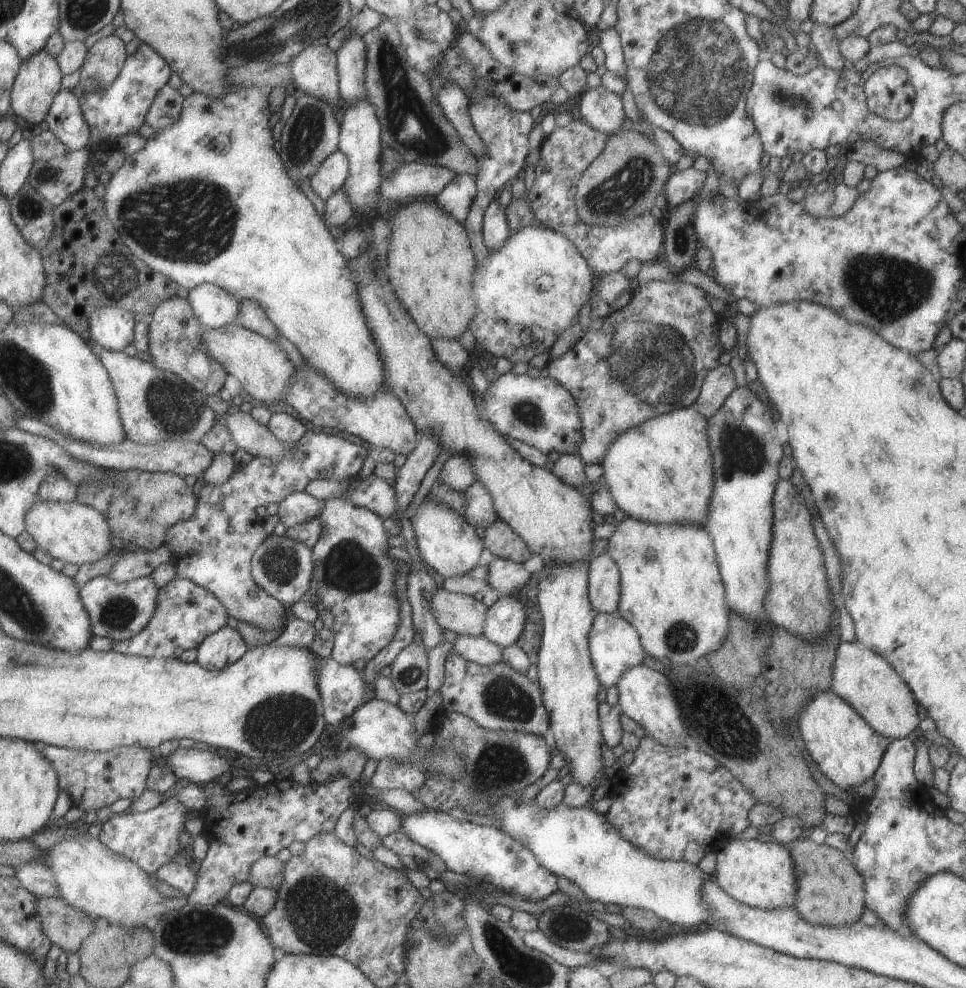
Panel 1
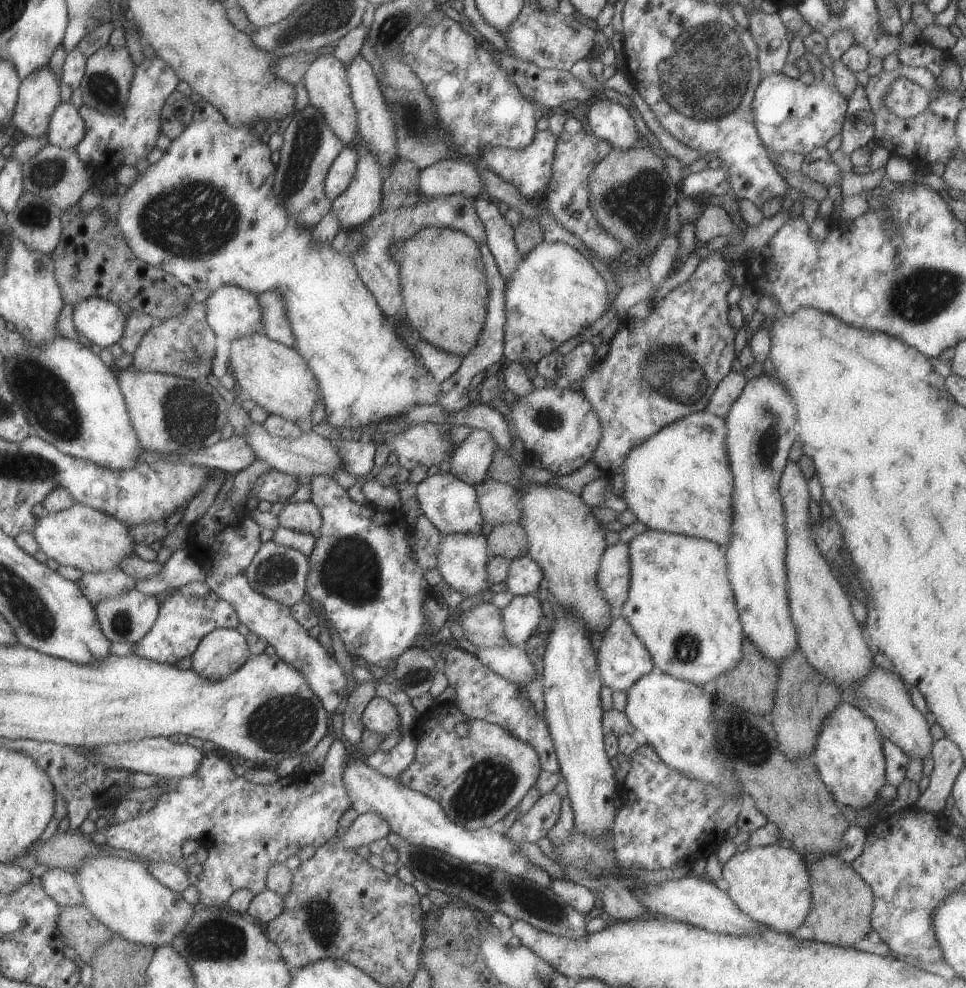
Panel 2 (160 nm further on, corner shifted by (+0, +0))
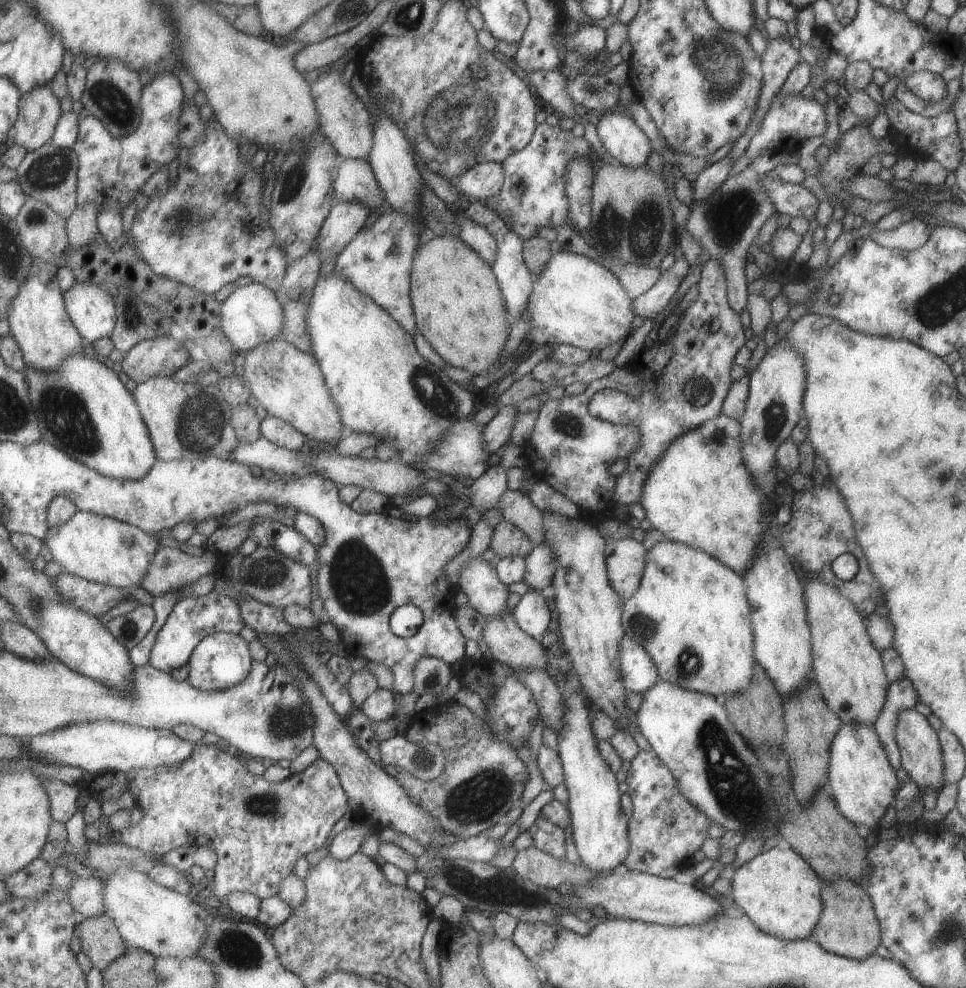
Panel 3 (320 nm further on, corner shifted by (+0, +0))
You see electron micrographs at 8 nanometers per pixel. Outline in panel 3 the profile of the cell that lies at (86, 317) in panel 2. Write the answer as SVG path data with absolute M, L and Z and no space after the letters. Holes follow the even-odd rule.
M75 281L61 296L68 317L85 344L108 336L113 330L116 320L111 292L90 282Z

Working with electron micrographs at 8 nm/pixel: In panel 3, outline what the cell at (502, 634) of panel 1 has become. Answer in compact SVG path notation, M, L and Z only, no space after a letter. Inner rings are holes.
M533 590L521 595L511 614L517 626L533 638L540 637L551 620L546 600Z

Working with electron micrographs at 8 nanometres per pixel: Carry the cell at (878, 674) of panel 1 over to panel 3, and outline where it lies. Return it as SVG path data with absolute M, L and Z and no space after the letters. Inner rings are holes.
M907 709L898 714L894 728L894 737L900 750L902 768L919 788L941 790L944 782L944 762L936 731L927 723L927 719L915 709Z

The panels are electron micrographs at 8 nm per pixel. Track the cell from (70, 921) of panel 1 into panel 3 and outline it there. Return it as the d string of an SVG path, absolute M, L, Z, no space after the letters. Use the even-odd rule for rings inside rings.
M105 914L78 918L76 928L80 950L89 957L93 969L104 968L127 948L116 924Z

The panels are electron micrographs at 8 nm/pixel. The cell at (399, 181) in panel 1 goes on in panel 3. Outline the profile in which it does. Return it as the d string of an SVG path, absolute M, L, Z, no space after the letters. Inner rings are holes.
M489 161L476 164L462 175L447 179L469 201L483 202L494 197L501 188L504 179L499 163Z

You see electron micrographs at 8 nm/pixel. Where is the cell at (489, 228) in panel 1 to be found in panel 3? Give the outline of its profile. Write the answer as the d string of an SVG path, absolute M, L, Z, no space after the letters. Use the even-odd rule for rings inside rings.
M469 201L462 214L466 219L485 227L488 233L496 242L496 259L492 264L492 271L495 275L499 290L503 297L505 310L511 319L522 317L528 305L529 294L533 286L533 276L529 272L522 257L523 240L521 240L498 216L480 201Z

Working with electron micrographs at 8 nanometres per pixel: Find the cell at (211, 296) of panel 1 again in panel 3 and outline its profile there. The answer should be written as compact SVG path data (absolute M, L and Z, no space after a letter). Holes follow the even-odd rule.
M254 282L237 287L221 302L220 323L223 334L231 341L231 344L238 352L244 352L281 336L284 328L284 314L274 290Z

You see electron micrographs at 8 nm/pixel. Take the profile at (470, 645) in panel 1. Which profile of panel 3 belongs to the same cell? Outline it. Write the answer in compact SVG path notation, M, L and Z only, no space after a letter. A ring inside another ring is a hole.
M544 670L512 671L524 682L535 699L541 722L553 732L559 733L564 728L564 696L559 686Z

